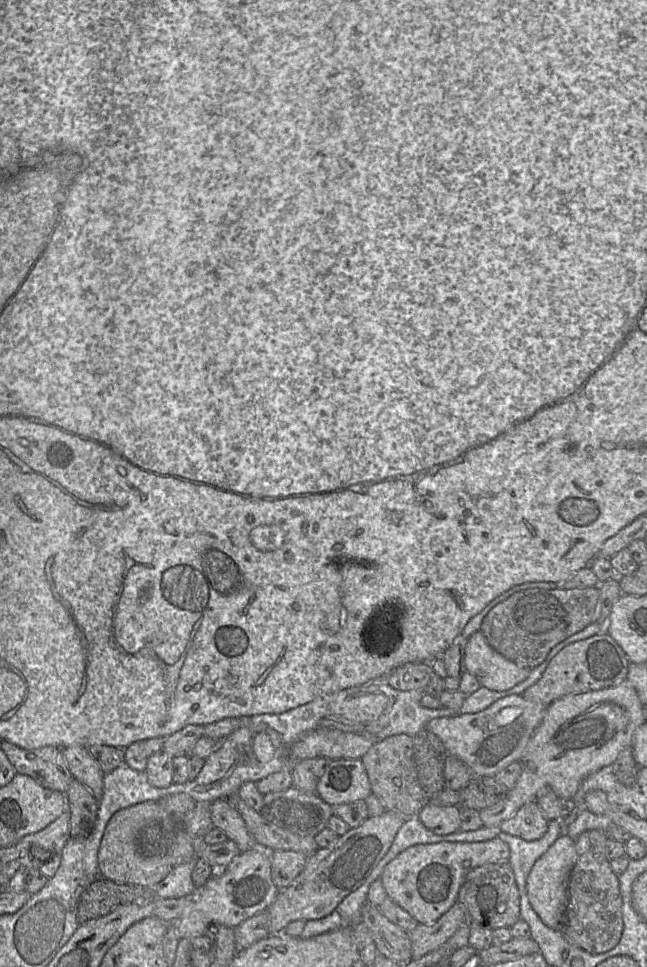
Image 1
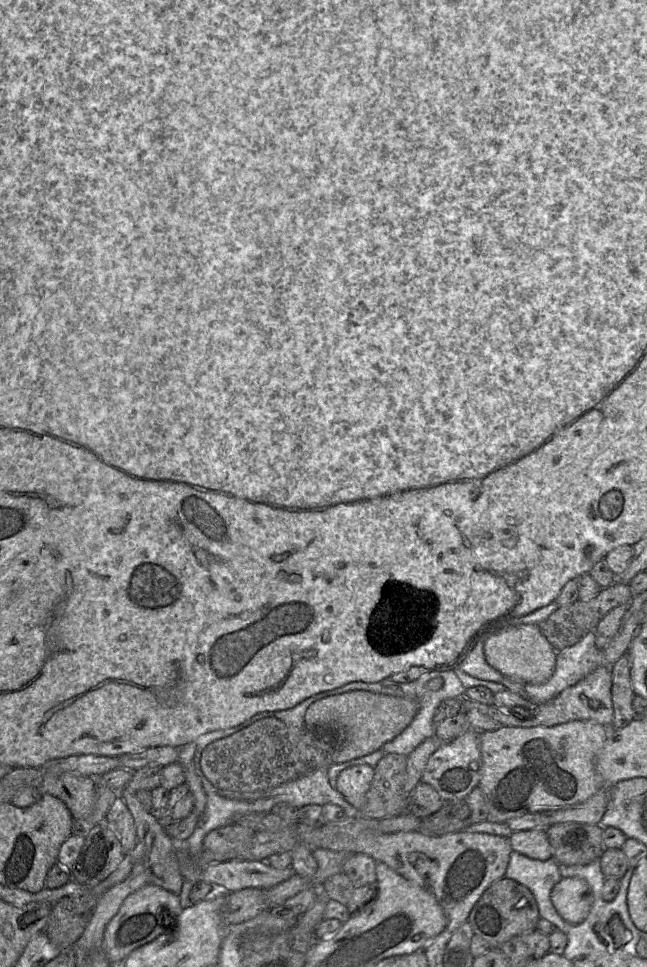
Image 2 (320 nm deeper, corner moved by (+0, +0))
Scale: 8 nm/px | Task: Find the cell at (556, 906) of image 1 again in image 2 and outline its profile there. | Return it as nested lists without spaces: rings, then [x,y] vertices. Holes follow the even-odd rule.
[[[563,877],[552,888],[550,898],[559,915],[573,925],[585,920],[593,904],[589,884],[576,877]]]

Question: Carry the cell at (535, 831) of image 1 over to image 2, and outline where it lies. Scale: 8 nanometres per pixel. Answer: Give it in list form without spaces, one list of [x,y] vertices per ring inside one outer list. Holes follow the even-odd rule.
[[[545,829],[512,831],[508,838],[512,850],[524,856],[541,861],[552,858],[552,847]]]

